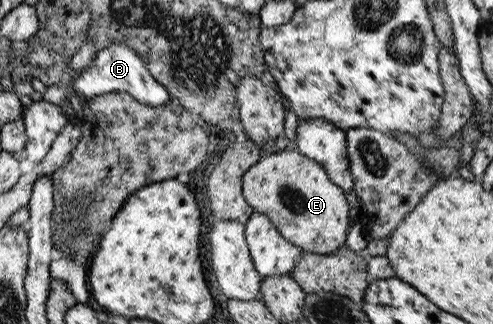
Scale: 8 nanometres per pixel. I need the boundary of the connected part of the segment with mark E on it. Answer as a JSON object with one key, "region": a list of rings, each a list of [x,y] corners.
{"region":[[[293,144],[283,150],[265,153],[253,166],[247,168],[241,177],[242,197],[253,211],[264,214],[279,234],[291,242],[300,251],[311,254],[333,254],[345,242],[349,220],[347,210],[350,207],[347,195],[331,182],[322,166],[298,153]]]}

